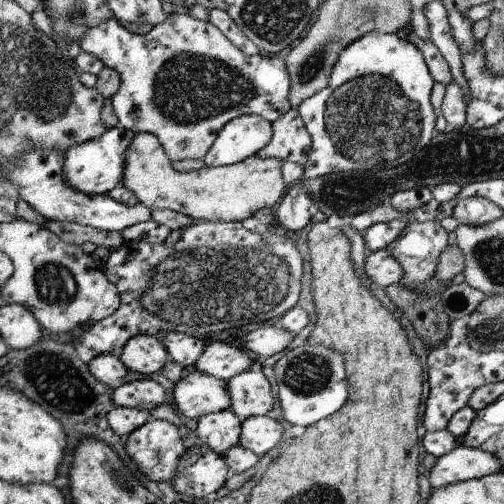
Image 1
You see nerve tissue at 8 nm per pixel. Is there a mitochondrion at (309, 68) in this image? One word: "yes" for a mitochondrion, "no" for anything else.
yes

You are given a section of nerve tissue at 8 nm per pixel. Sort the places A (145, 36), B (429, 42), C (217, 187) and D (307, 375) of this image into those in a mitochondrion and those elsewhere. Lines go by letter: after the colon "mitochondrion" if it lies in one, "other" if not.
A: other
B: other
C: other
D: mitochondrion

